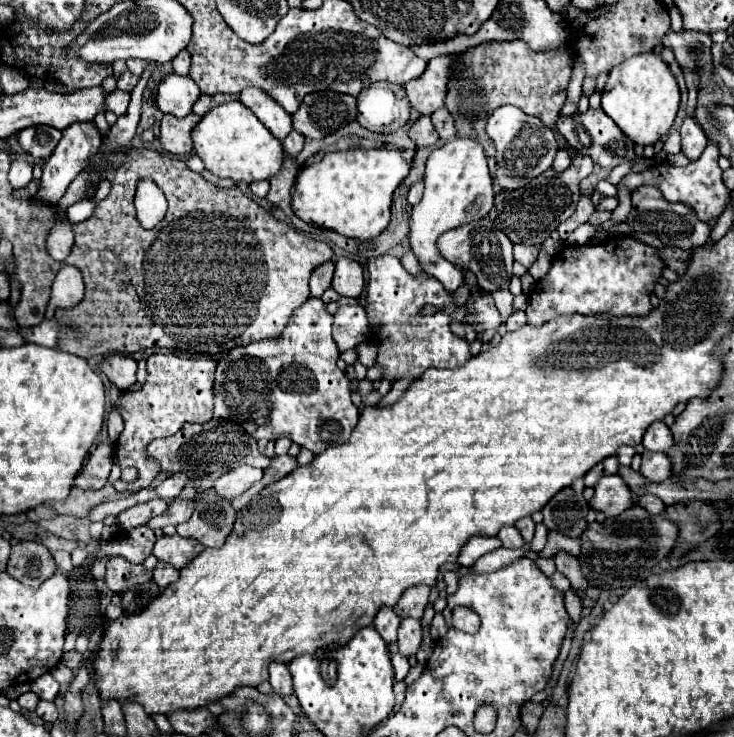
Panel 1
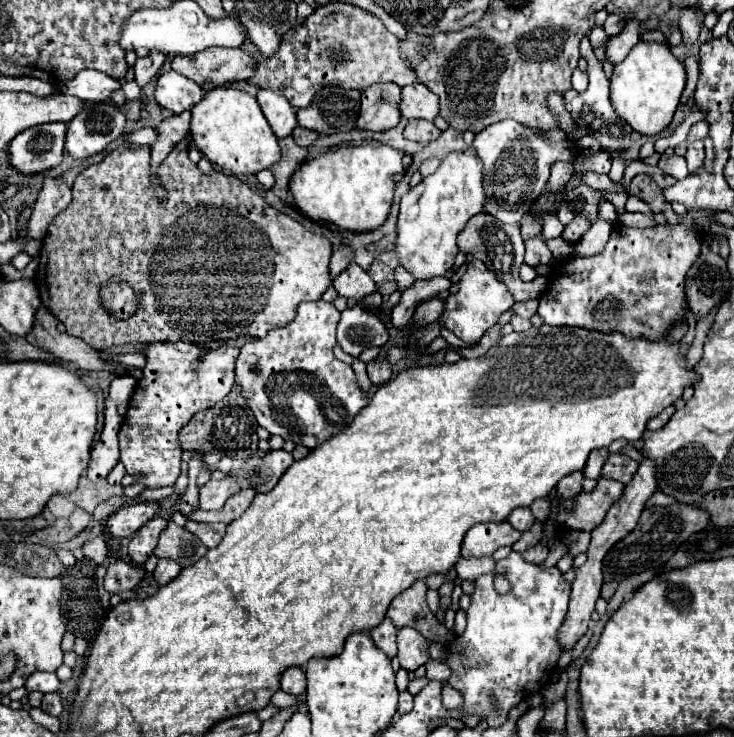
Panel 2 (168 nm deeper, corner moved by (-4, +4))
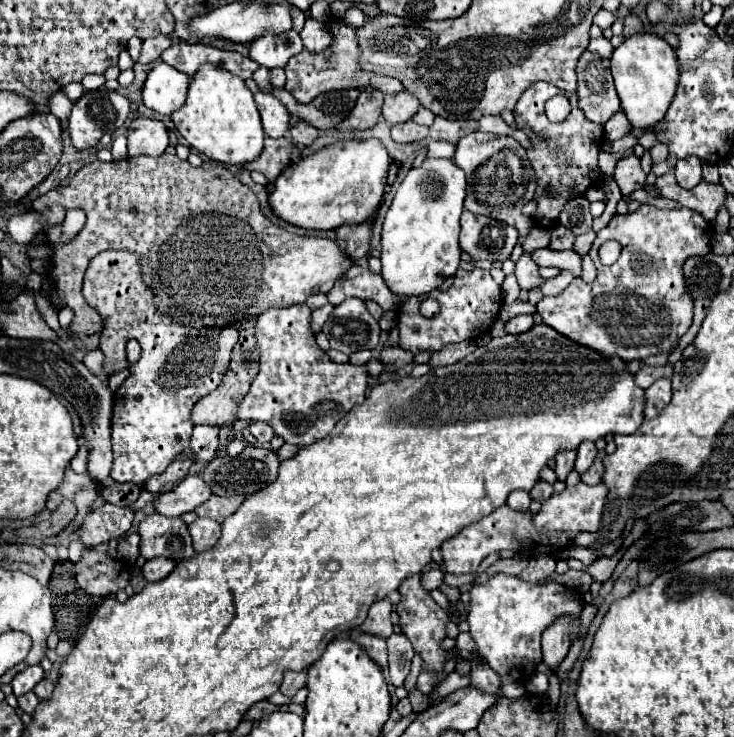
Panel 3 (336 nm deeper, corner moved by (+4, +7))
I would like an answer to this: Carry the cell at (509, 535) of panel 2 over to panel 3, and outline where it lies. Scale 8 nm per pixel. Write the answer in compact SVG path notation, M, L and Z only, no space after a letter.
M577 483L575 487L565 487L561 493L553 493L547 501L543 501L539 513L513 511L509 509L509 505L503 505L501 509L495 509L491 515L465 527L461 533L457 533L449 541L445 541L445 545L441 545L441 553L443 553L441 571L453 575L475 573L479 563L487 555L497 553L501 549L511 549L525 557L551 555L569 549L577 533L599 531L605 499L607 499L607 487L603 483L593 487L585 483Z

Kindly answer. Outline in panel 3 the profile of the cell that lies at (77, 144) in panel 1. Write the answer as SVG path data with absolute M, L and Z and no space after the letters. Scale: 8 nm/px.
M101 87L87 91L69 117L69 135L75 149L99 145L105 133L113 133L127 121L129 99L117 91Z

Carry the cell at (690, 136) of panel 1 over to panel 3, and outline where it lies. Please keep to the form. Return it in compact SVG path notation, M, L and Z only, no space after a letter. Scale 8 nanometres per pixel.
M687 157L687 159L677 161L675 177L683 189L693 189L703 179L701 177L701 161L697 157Z

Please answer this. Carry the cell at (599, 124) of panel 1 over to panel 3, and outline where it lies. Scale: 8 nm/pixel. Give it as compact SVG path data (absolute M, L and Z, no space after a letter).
M585 51L579 57L577 95L579 107L593 123L605 123L621 109L609 69L609 59L603 59L591 51Z

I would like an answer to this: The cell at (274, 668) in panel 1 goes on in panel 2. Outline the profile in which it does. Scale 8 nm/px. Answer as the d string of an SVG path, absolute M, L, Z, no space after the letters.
M287 668L281 674L281 690L289 692L289 694L303 694L307 688L307 680L305 680L305 672L301 668Z

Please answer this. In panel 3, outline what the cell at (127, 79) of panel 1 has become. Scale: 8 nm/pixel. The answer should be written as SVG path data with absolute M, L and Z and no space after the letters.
M157 35L157 37L149 37L143 41L143 49L141 49L141 63L151 63L155 59L159 59L159 55L173 43L171 35Z

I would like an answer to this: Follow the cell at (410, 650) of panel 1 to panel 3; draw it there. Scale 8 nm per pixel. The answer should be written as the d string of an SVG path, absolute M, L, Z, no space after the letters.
M391 635L387 639L389 647L389 677L395 687L401 687L405 677L409 675L411 669L411 659L413 659L413 647L411 641L405 635Z

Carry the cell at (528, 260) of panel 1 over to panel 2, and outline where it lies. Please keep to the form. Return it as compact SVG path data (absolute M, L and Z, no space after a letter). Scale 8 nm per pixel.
M541 236L525 240L525 264L539 266L539 264L549 264L551 260L553 260L553 254Z

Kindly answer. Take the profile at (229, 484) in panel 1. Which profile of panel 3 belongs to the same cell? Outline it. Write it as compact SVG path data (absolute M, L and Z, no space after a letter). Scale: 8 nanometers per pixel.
M187 475L183 481L175 485L175 489L159 493L153 499L153 507L157 513L165 517L179 517L183 513L193 511L201 503L211 497L211 489L199 475Z

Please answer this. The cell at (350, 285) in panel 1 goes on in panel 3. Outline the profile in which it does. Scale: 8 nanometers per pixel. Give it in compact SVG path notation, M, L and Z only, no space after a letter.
M353 265L345 277L341 277L335 287L327 293L327 299L331 305L339 305L341 301L349 299L349 297L357 297L363 301L375 301L383 307L383 311L399 311L401 301L399 297L395 297L387 285L383 283L383 279L373 273L367 265Z

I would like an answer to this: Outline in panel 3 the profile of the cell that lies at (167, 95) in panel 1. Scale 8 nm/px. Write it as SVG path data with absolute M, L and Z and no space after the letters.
M157 63L145 79L143 103L161 115L171 115L185 103L187 85L189 77L185 73L167 63Z

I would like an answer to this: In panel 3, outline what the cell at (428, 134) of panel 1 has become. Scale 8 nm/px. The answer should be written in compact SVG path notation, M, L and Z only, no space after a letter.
M405 121L391 127L391 137L397 143L415 143L415 141L421 141L427 133L429 133L429 127L417 125L413 121Z

